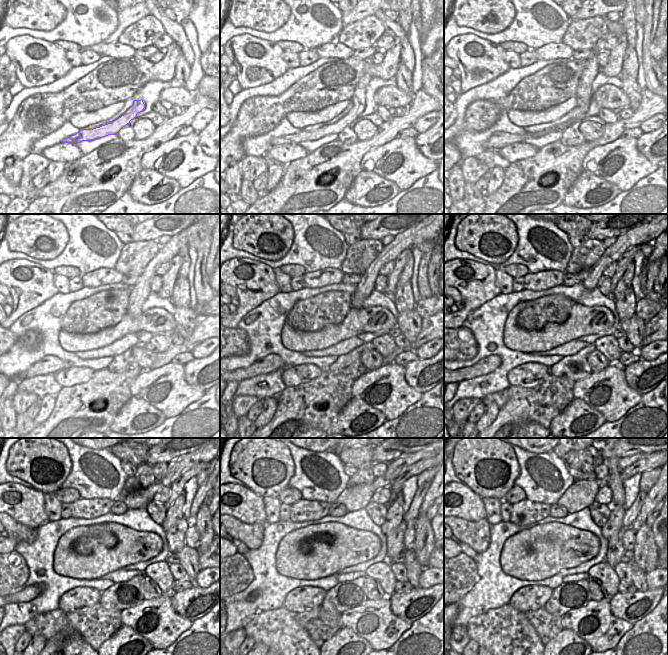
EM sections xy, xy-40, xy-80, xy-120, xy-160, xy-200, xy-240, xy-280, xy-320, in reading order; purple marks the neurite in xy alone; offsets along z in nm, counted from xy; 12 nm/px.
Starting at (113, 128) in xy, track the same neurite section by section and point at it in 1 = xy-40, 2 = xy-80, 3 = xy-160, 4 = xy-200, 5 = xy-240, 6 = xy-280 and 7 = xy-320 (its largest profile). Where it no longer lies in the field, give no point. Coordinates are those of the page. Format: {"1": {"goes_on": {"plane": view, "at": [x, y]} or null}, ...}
{"1": {"goes_on": {"plane": "xy-40", "at": [358, 99]}}, "2": {"goes_on": {"plane": "xy-80", "at": [591, 69]}}, "3": {"goes_on": {"plane": "xy-160", "at": [411, 237]}}, "4": {"goes_on": {"plane": "xy-200", "at": [644, 234]}}, "5": {"goes_on": {"plane": "xy-240", "at": [174, 468]}}, "6": {"goes_on": {"plane": "xy-280", "at": [394, 468]}}, "7": {"goes_on": {"plane": "xy-320", "at": [625, 462]}}}

